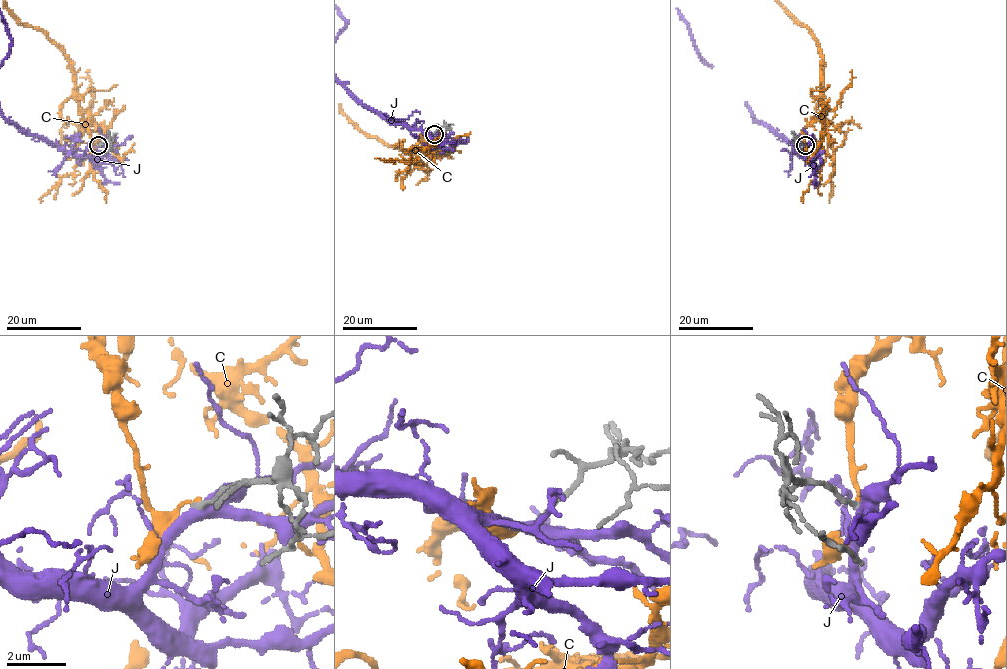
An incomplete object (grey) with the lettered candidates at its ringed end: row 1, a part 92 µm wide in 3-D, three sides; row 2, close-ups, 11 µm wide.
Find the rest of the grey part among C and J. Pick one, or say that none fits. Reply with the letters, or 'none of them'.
none of them

